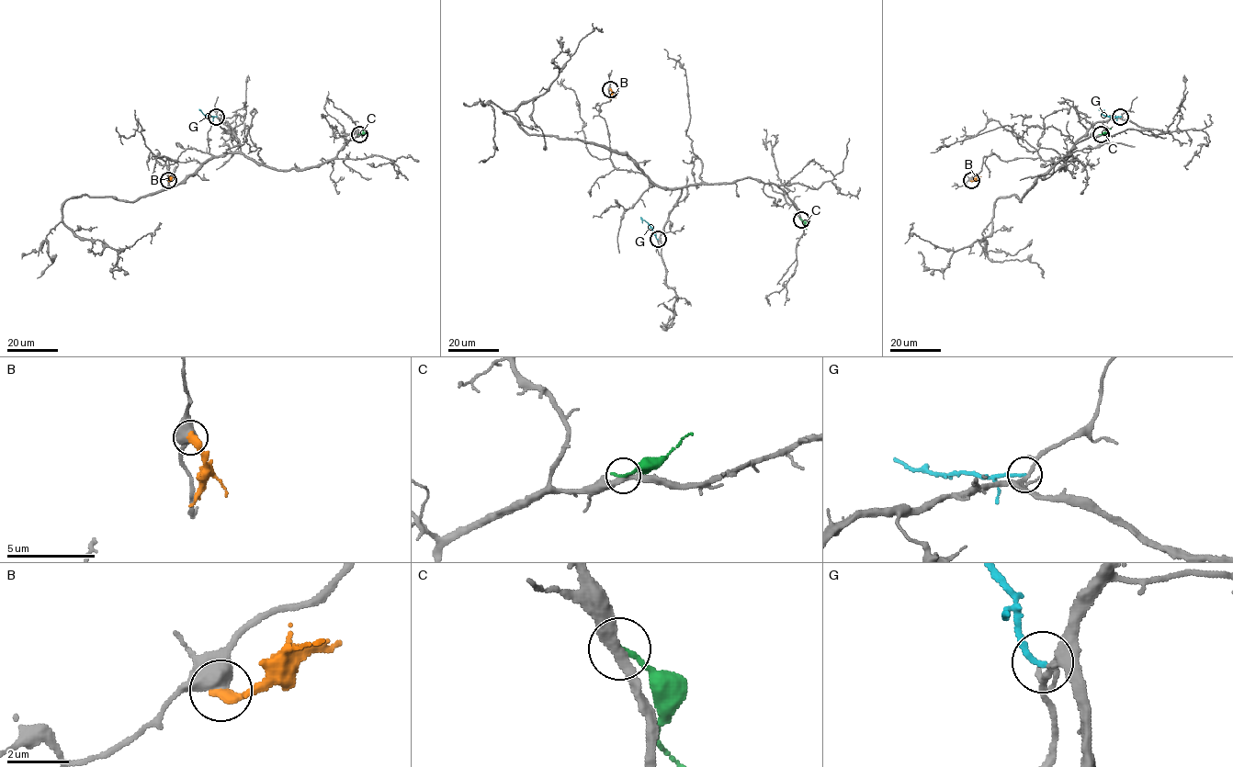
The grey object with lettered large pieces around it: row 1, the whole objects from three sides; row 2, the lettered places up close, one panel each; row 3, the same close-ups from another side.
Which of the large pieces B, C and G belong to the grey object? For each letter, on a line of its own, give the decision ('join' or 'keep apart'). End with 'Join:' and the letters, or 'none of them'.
B: keep apart
C: keep apart
G: join
Join: G

